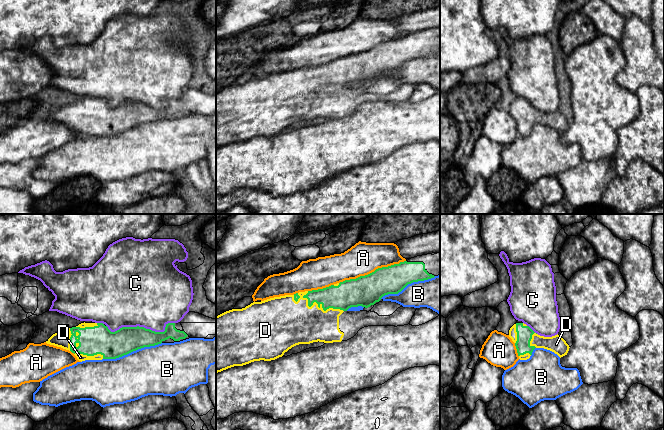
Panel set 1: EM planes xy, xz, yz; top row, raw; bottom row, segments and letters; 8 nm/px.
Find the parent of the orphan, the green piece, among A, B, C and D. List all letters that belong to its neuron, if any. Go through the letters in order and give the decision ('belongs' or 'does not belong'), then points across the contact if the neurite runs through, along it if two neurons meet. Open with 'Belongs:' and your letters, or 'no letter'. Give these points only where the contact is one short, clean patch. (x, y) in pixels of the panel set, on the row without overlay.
Belongs: D
A: does not belong
B: does not belong
C: does not belong
D: belongs

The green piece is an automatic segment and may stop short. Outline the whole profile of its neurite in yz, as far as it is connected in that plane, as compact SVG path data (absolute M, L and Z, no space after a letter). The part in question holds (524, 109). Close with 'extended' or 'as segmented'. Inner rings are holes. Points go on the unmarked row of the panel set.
M516 99L509 106L509 113L515 119L520 136L527 136L535 124L544 124L557 130L560 134L567 131L569 121L558 110L544 113L536 110L524 99Z; extended

